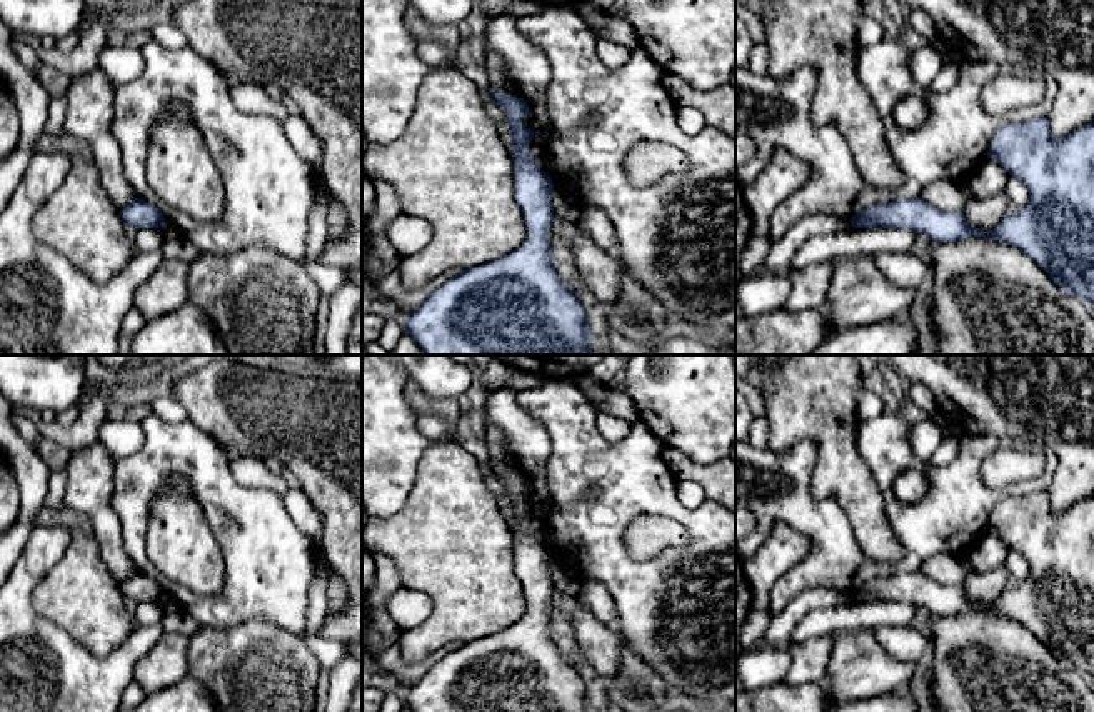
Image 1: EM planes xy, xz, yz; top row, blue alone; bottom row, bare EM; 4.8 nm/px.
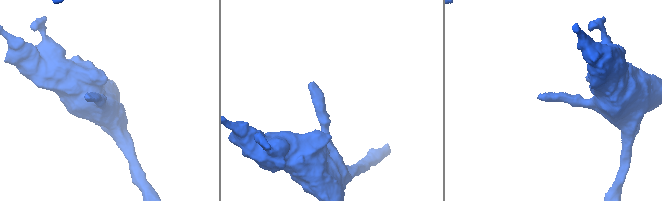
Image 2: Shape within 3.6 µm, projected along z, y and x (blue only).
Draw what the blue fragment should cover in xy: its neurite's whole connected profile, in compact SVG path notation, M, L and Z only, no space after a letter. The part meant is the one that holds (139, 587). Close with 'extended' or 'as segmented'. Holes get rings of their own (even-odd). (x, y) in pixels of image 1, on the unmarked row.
M135 572L120 584L120 590L125 599L135 602L158 602L167 600L163 587L152 577Z; as segmented

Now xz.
M492 465L490 472L504 484L512 512L514 570L519 577L527 610L509 629L465 642L425 670L424 677L404 692L412 712L590 712L587 687L579 672L560 655L552 639L549 600L554 594L550 550L529 527L534 505L522 499L530 489L524 472Z; as segmented

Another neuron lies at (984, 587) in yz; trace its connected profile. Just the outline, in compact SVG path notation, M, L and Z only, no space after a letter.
M999 565L986 572L976 572L971 569L962 587L971 600L979 604L994 604L1007 587L1007 579L1009 572L1006 565Z

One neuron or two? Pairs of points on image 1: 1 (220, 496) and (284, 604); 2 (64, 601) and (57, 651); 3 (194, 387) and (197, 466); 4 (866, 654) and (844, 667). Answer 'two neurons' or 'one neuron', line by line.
1: one neuron
2: two neurons
3: two neurons
4: one neuron

